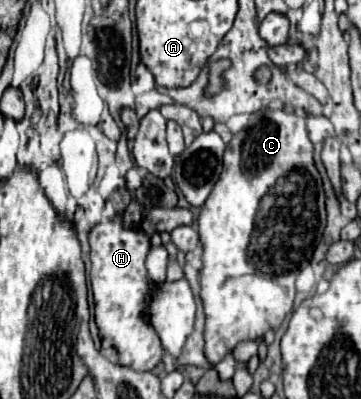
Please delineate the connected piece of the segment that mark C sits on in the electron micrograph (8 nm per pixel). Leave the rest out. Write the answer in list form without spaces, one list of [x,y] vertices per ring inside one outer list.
[[[276,109],[276,111],[266,111],[264,115],[250,115],[250,123],[248,127],[244,127],[240,133],[236,133],[232,137],[232,141],[226,147],[224,153],[224,169],[220,179],[216,181],[210,197],[206,199],[206,203],[202,205],[200,217],[198,217],[198,233],[200,233],[200,243],[204,247],[204,255],[202,255],[202,271],[200,271],[200,285],[202,285],[202,301],[204,301],[204,311],[206,311],[206,329],[204,329],[204,337],[206,337],[206,357],[212,363],[218,363],[226,353],[230,353],[240,341],[258,341],[264,337],[264,333],[268,329],[278,329],[280,323],[284,321],[284,317],[292,311],[292,303],[294,303],[294,281],[304,265],[306,259],[312,259],[312,253],[316,249],[316,245],[322,239],[324,227],[326,227],[326,209],[324,209],[324,189],[322,189],[322,179],[320,173],[314,165],[314,145],[308,137],[308,129],[306,129],[306,117],[304,115],[294,115],[288,113],[286,109]]]

